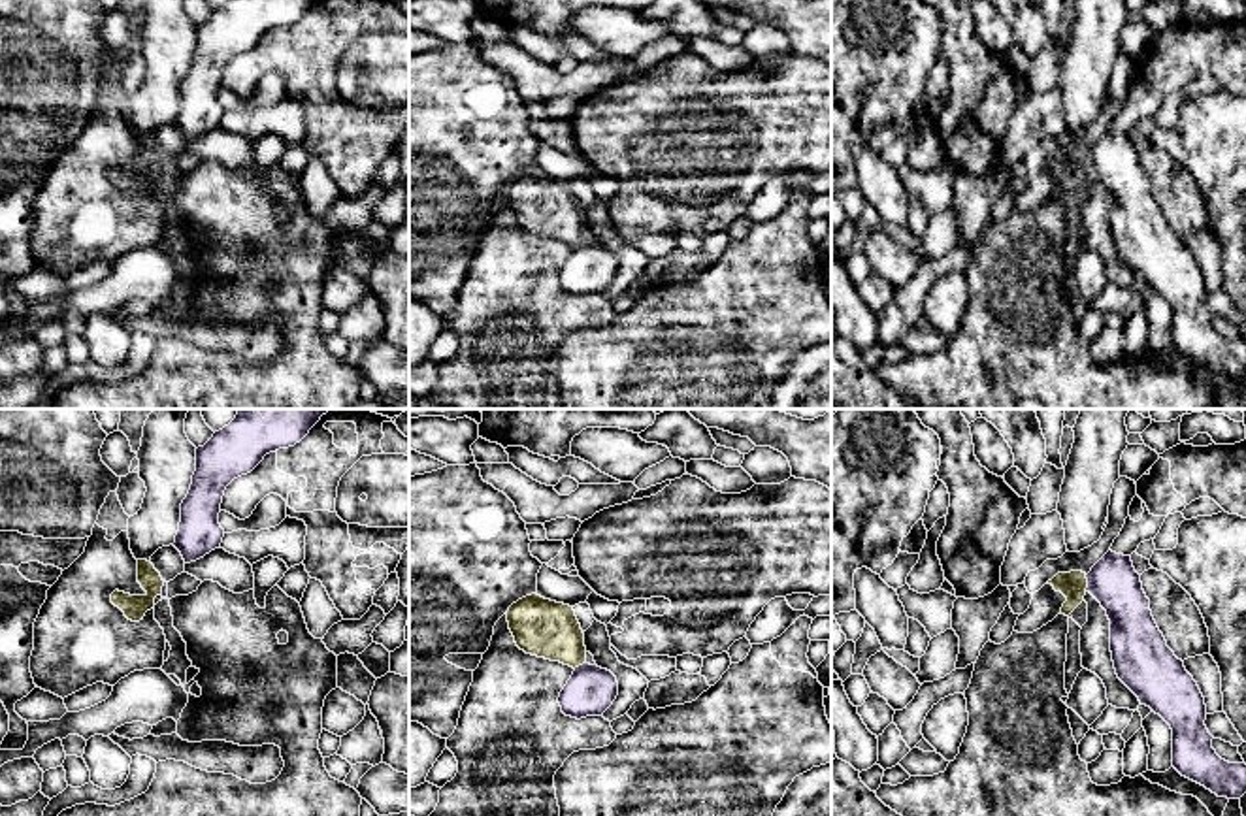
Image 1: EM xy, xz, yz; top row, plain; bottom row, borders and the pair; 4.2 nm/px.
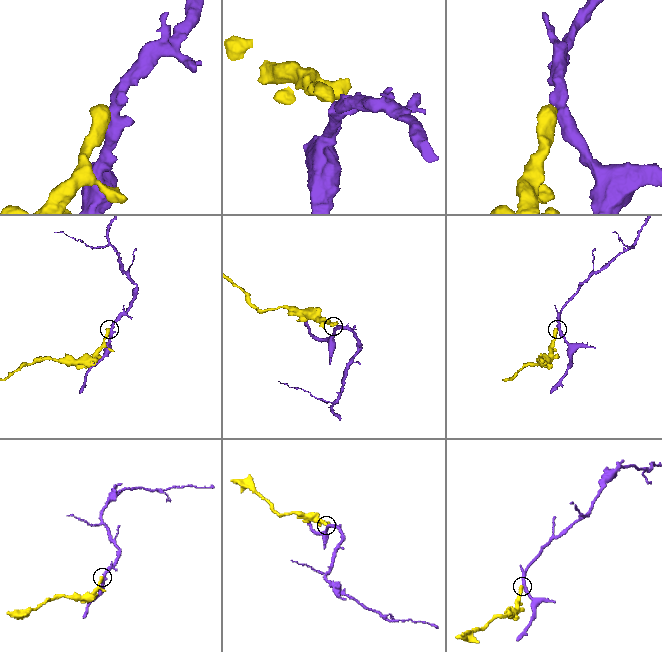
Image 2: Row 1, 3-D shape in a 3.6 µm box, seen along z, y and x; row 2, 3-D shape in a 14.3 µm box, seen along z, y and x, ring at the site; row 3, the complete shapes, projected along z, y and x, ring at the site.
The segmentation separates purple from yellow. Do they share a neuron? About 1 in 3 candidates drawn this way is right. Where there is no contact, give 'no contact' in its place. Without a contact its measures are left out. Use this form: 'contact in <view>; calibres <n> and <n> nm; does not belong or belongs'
contact in yz; calibres 220 and 120 nm; does not belong

